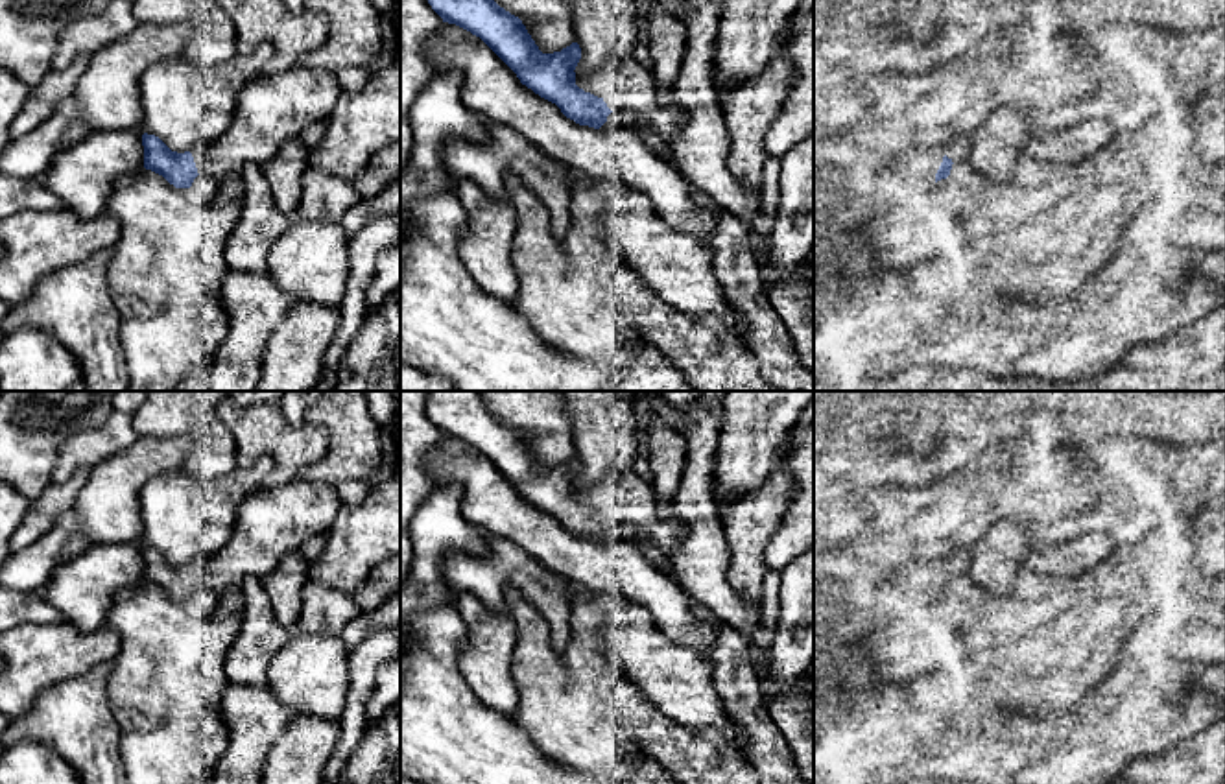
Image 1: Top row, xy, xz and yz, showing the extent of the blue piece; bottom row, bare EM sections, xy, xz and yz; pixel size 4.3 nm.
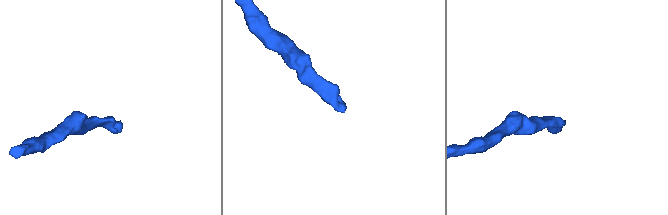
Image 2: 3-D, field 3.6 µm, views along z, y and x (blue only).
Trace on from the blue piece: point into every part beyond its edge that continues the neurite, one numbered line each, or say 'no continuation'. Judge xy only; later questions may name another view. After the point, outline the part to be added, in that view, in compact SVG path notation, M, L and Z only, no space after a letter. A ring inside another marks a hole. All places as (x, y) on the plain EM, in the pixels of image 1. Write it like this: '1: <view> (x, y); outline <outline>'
1: xy (270, 522); outline M325 481L258 485L238 505L227 544L192 564L197 587L220 598L251 576L264 579L286 553L327 533L339 509L338 491Z

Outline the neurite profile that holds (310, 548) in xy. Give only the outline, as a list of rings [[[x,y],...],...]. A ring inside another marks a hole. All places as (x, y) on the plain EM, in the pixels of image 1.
[[[317,533],[306,539],[301,544],[299,552],[308,563],[314,563],[323,553],[325,546],[327,546],[327,533]]]

